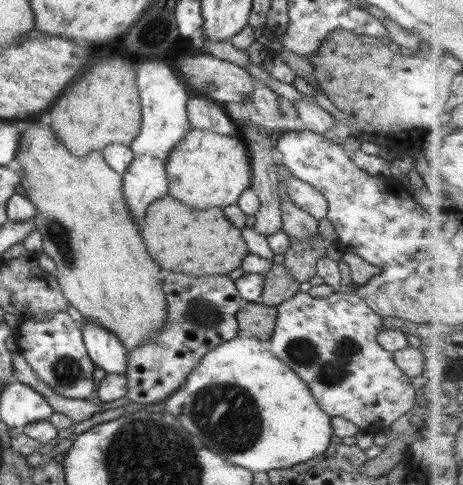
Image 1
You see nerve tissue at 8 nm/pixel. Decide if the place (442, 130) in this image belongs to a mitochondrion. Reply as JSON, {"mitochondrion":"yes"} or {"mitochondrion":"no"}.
{"mitochondrion":"no"}

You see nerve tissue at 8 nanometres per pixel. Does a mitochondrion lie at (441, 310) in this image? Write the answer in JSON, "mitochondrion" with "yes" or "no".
{"mitochondrion":"no"}

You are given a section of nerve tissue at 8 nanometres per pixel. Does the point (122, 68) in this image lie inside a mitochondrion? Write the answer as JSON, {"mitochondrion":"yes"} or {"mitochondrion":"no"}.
{"mitochondrion":"no"}

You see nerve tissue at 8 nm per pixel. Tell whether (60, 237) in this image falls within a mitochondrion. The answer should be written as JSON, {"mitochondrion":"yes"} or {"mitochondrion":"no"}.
{"mitochondrion":"yes"}

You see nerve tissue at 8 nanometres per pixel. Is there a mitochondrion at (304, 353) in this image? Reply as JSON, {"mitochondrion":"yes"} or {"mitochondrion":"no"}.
{"mitochondrion":"yes"}

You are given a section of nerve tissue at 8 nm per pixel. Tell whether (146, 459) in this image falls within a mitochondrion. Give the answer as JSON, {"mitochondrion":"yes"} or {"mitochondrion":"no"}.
{"mitochondrion":"yes"}

